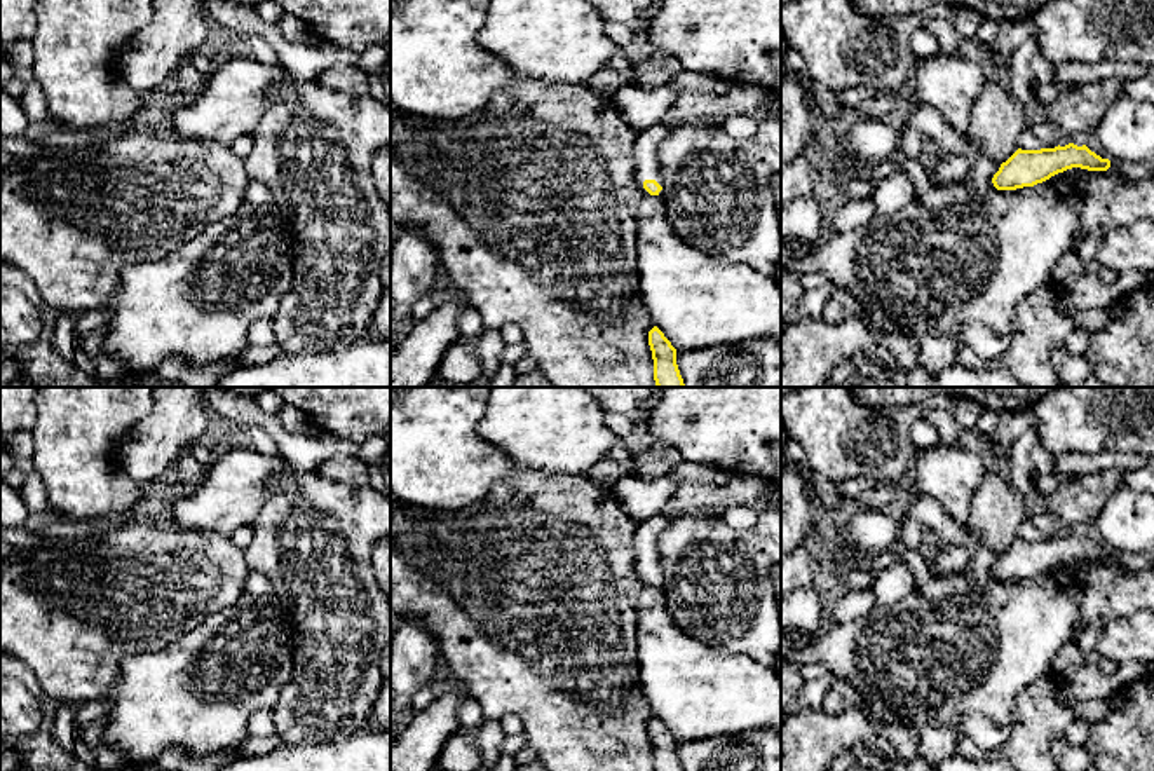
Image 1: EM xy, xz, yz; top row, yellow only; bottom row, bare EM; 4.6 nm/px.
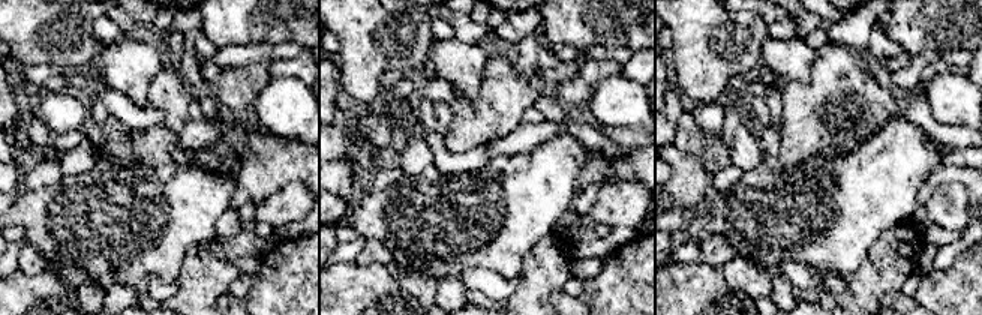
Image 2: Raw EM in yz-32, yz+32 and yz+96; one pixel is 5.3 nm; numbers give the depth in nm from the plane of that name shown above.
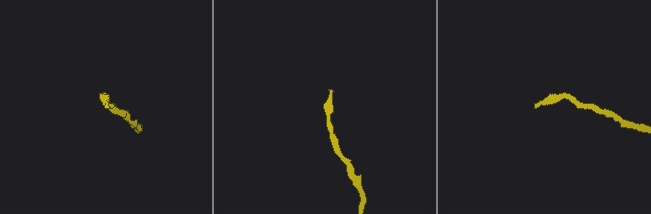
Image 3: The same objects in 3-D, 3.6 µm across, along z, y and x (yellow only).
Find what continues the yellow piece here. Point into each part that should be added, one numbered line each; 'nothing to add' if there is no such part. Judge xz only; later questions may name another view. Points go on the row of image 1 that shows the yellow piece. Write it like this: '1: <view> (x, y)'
1: xz (647, 142)

